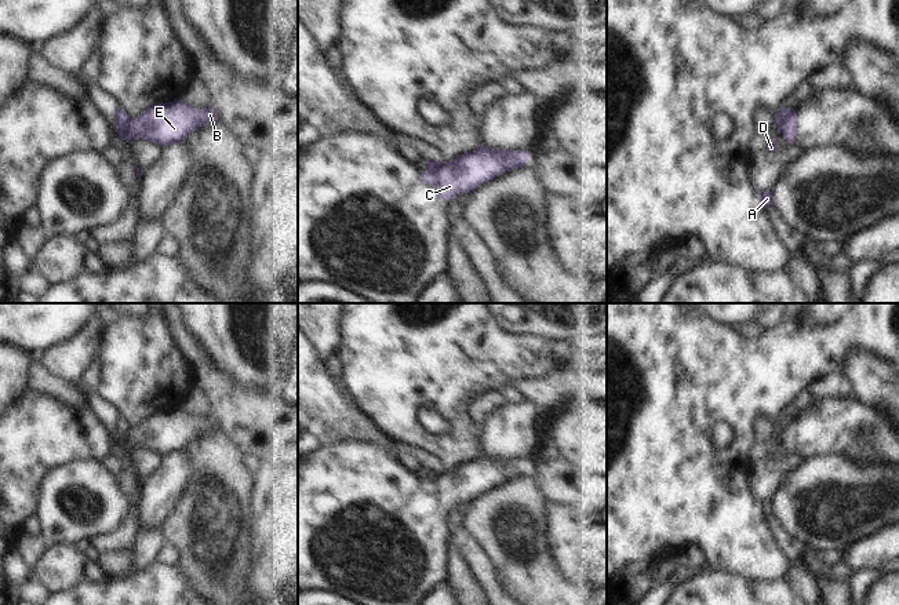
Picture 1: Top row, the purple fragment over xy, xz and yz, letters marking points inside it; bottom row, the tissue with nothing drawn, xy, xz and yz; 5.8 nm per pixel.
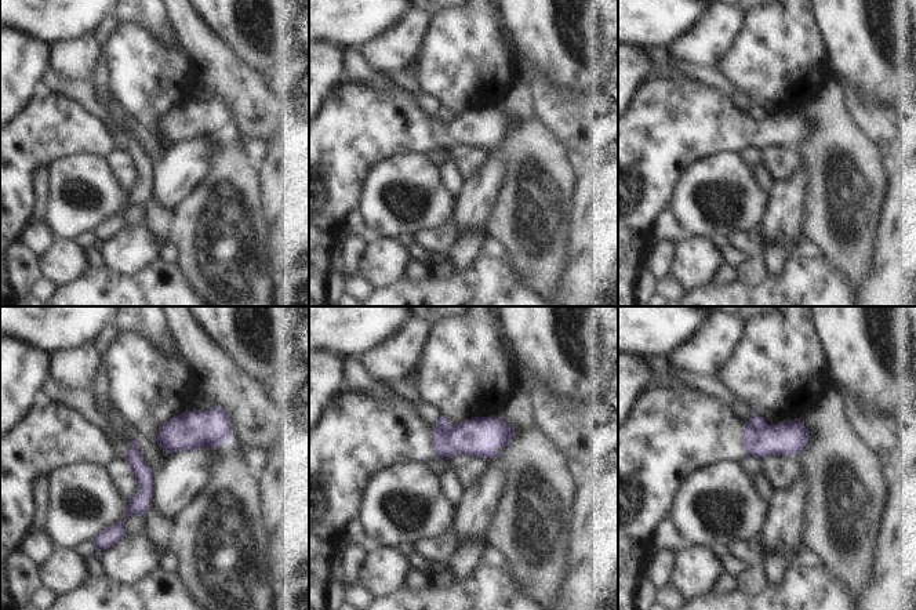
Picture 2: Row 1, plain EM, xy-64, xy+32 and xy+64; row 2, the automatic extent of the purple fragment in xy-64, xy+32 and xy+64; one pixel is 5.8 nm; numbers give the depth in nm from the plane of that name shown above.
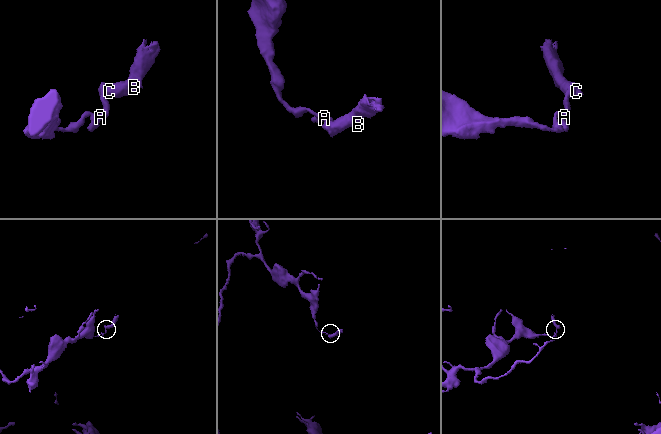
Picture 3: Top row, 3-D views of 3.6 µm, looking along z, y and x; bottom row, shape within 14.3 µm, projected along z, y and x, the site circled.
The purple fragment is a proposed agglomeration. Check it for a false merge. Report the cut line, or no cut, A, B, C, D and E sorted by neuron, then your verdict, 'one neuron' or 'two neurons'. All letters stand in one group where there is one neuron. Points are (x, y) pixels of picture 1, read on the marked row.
xy (130, 120), (120, 137) | A D / B C E | two neurons

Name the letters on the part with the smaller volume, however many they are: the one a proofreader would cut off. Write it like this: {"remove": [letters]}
{"remove": ["B", "C", "E"]}

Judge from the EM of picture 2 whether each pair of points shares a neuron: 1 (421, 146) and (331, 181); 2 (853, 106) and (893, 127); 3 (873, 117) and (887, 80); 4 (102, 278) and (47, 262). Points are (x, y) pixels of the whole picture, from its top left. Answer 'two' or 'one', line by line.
1: one
2: one
3: two
4: two

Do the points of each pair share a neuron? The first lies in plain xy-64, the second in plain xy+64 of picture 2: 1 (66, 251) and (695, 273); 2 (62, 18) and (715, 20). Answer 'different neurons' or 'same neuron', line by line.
1: same neuron
2: different neurons

